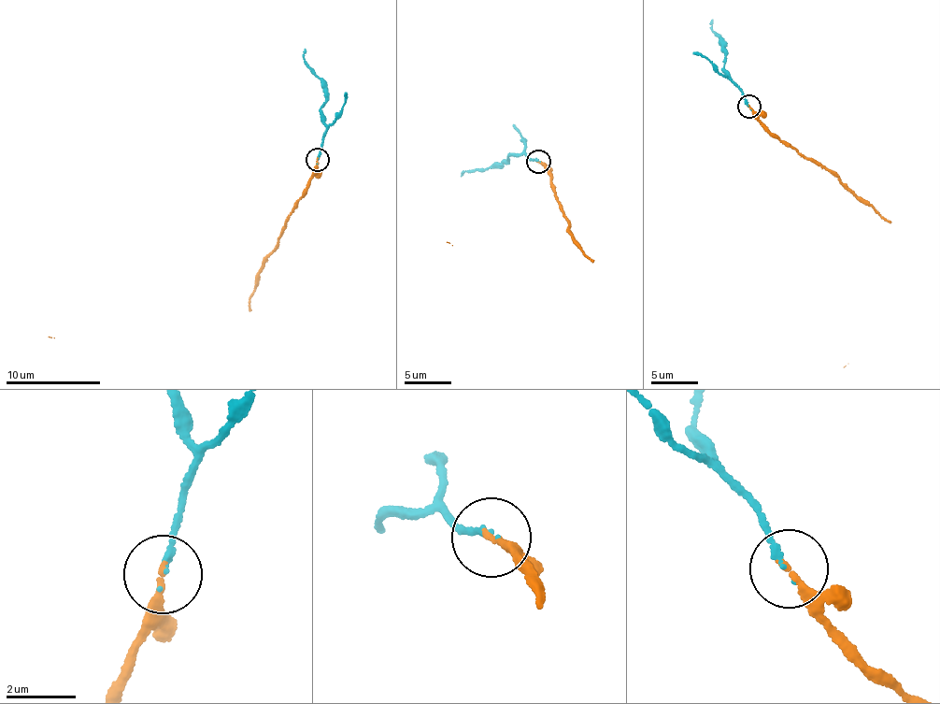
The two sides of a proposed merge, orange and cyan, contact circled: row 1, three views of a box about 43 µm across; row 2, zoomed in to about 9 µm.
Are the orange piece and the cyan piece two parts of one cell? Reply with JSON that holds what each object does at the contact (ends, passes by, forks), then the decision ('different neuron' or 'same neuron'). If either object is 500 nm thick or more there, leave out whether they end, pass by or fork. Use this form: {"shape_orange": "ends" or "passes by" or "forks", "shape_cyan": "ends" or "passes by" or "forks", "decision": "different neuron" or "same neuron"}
{"shape_orange": "ends", "shape_cyan": "ends", "decision": "same neuron"}

